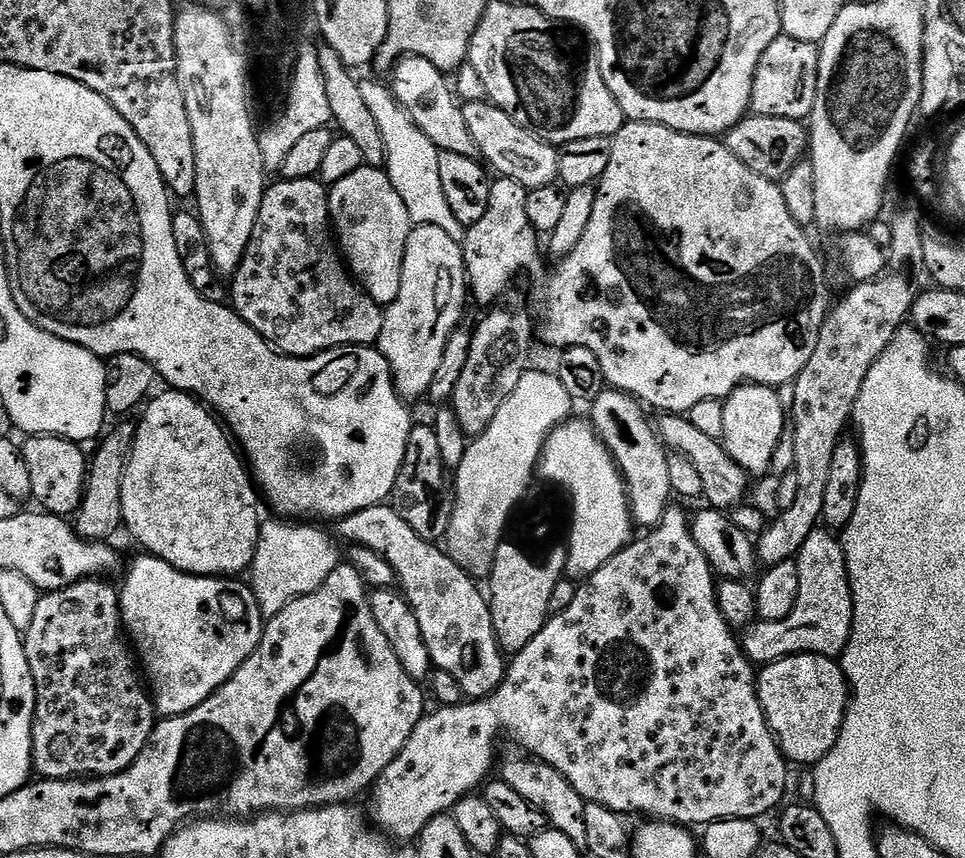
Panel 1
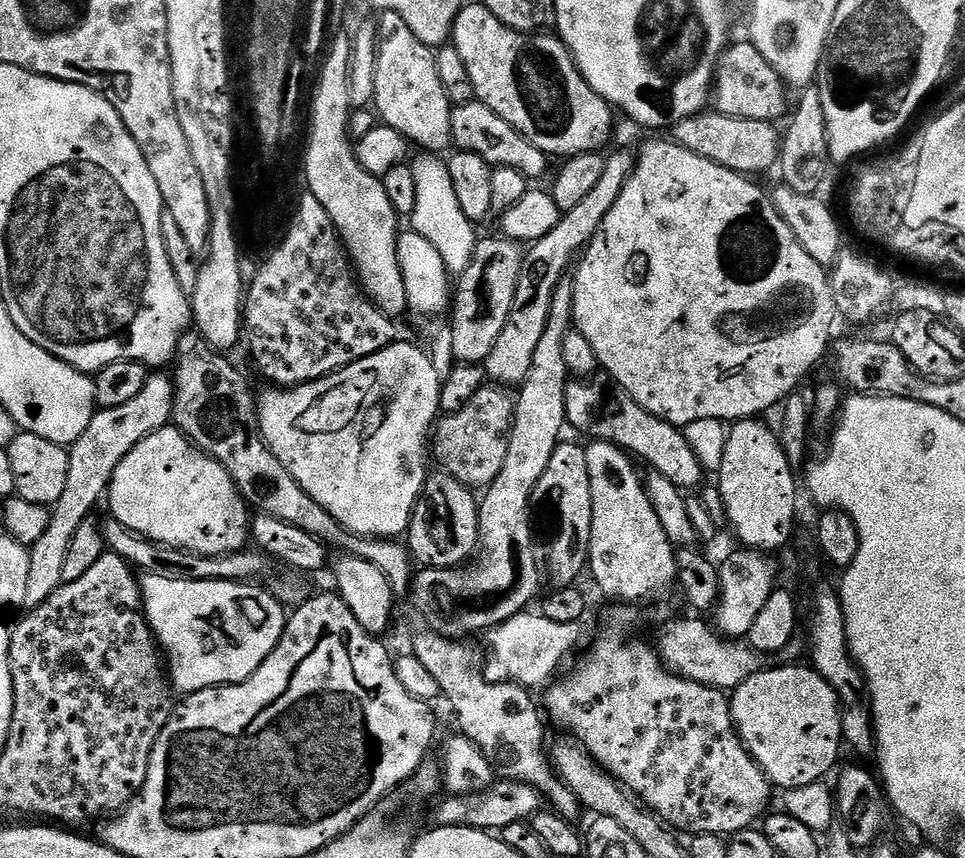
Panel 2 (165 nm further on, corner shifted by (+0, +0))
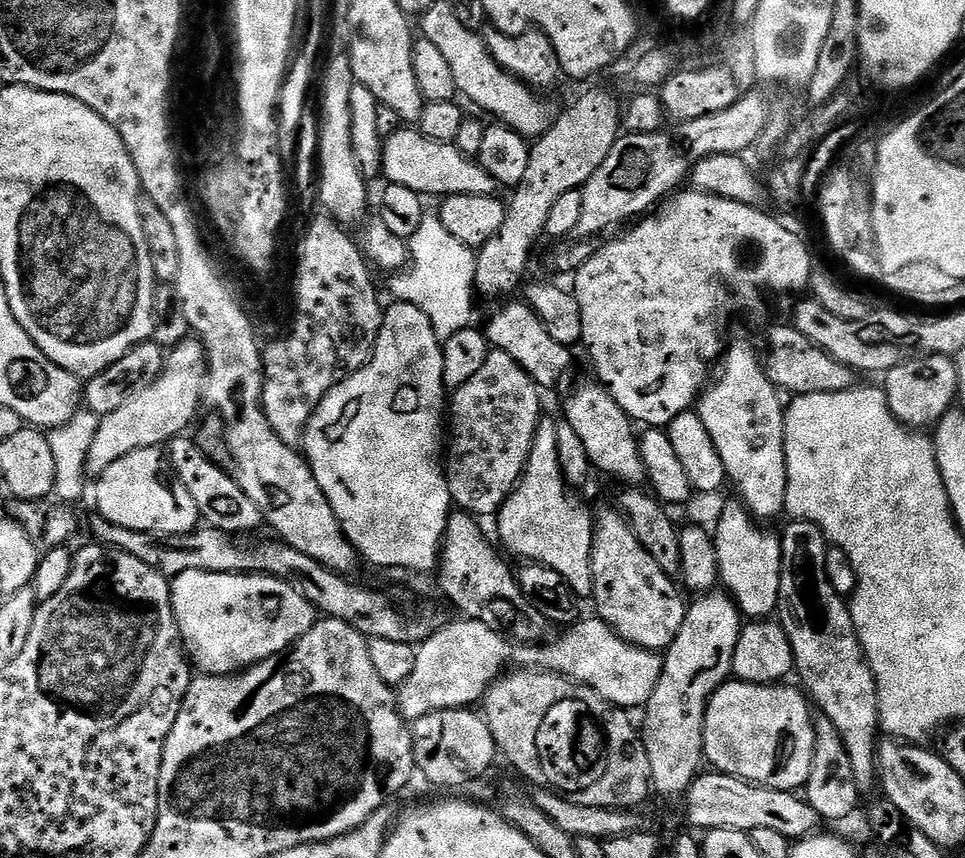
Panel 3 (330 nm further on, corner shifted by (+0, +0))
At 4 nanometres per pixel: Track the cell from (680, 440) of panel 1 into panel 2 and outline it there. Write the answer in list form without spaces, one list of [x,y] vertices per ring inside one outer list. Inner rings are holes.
[[[576,378],[565,387],[567,423],[571,427],[573,424],[582,435],[589,435],[592,440],[616,444],[637,461],[645,460],[651,471],[662,474],[662,478],[670,478],[670,482],[674,482],[681,490],[699,489],[702,469],[683,431],[677,425],[647,412],[635,398],[619,387],[611,383],[603,384],[596,379]]]

